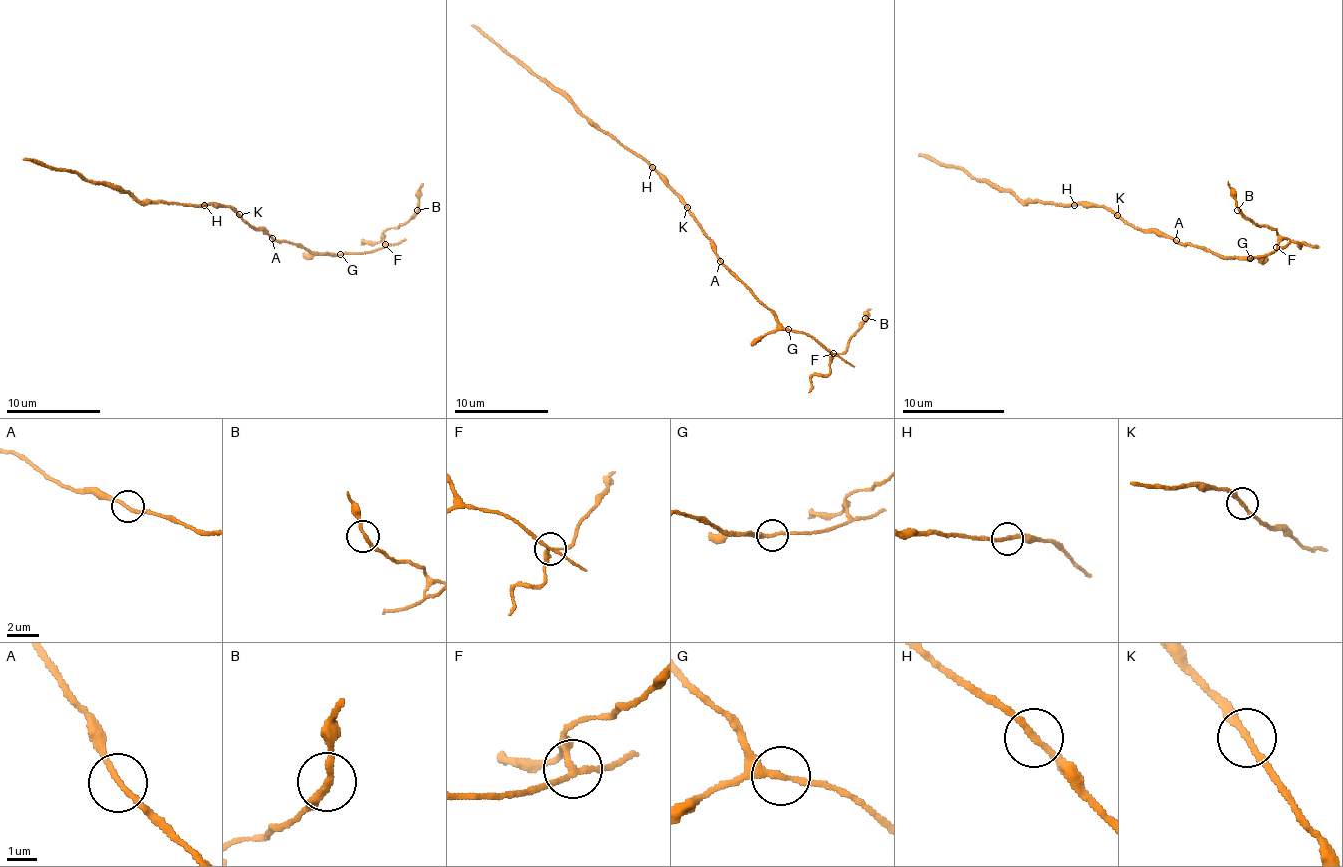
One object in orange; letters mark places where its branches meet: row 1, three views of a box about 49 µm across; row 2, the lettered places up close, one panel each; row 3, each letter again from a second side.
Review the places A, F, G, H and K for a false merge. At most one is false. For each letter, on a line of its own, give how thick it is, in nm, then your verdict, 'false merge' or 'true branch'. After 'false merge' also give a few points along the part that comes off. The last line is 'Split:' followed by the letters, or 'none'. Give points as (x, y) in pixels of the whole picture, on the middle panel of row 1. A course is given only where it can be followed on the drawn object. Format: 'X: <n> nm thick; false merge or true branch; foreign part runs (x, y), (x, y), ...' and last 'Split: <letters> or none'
A: 180 nm thick; true branch
F: 170 nm thick; false merge; foreign part runs (832, 353), (844, 350), (851, 334), (865, 320), (870, 308)
G: 200 nm thick; true branch
H: 220 nm thick; true branch
K: 220 nm thick; true branch
Split: F

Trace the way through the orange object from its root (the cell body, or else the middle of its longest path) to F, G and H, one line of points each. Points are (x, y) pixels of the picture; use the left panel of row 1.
F: (246, 221), (276, 240), (298, 243), (321, 254), (366, 254), (384, 245)
G: (246, 221), (276, 240), (298, 243), (321, 254), (340, 254)
H: (246, 221), (230, 207), (204, 205)

